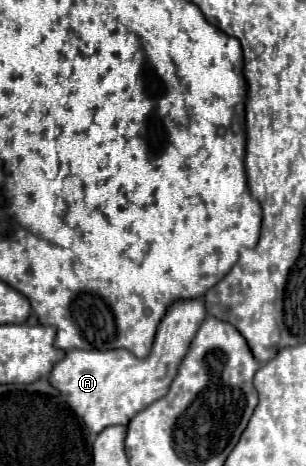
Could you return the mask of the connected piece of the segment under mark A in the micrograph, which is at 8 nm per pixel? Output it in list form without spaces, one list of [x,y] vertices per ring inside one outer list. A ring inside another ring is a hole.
[[[201,299],[173,301],[157,327],[147,357],[139,359],[127,349],[71,349],[67,351],[67,357],[53,367],[49,381],[63,393],[69,407],[83,419],[89,431],[99,433],[109,425],[127,425],[139,411],[167,395],[167,389],[171,387],[171,381],[175,379],[177,369],[205,317],[207,311]]]

